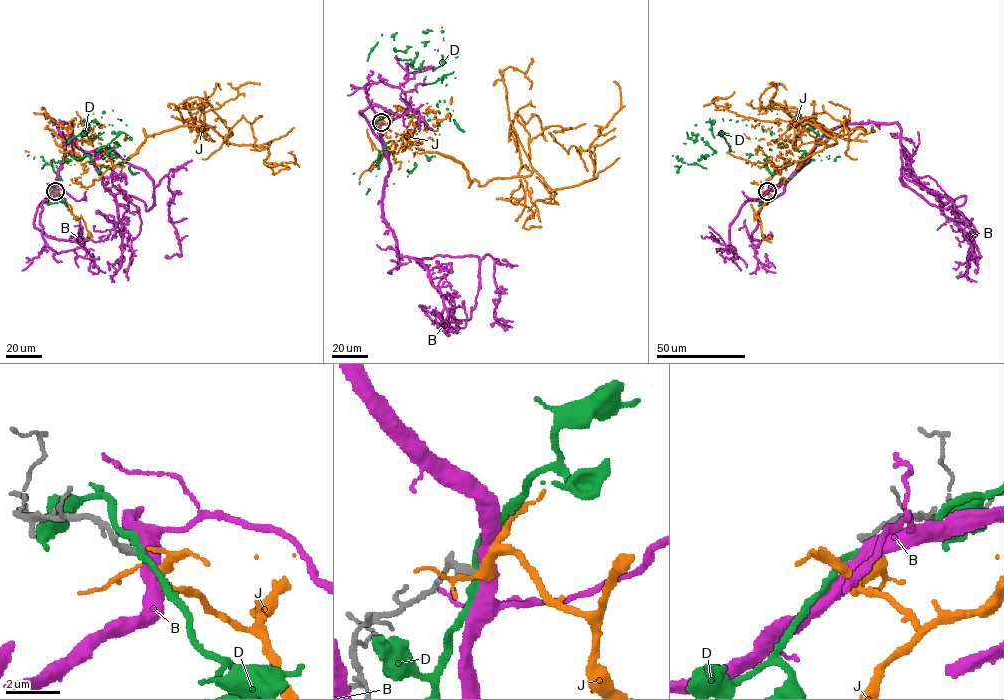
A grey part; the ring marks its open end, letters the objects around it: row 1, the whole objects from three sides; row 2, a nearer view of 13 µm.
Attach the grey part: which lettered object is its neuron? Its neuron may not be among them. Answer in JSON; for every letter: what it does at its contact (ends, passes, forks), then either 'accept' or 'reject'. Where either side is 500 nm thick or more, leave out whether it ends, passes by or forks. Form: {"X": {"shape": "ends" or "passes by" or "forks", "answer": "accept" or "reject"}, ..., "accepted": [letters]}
{"B": {"answer": "reject"}, "D": {"shape": "passes by", "answer": "reject"}, "J": {"shape": "passes by", "answer": "accept"}, "accepted": ["J"]}

